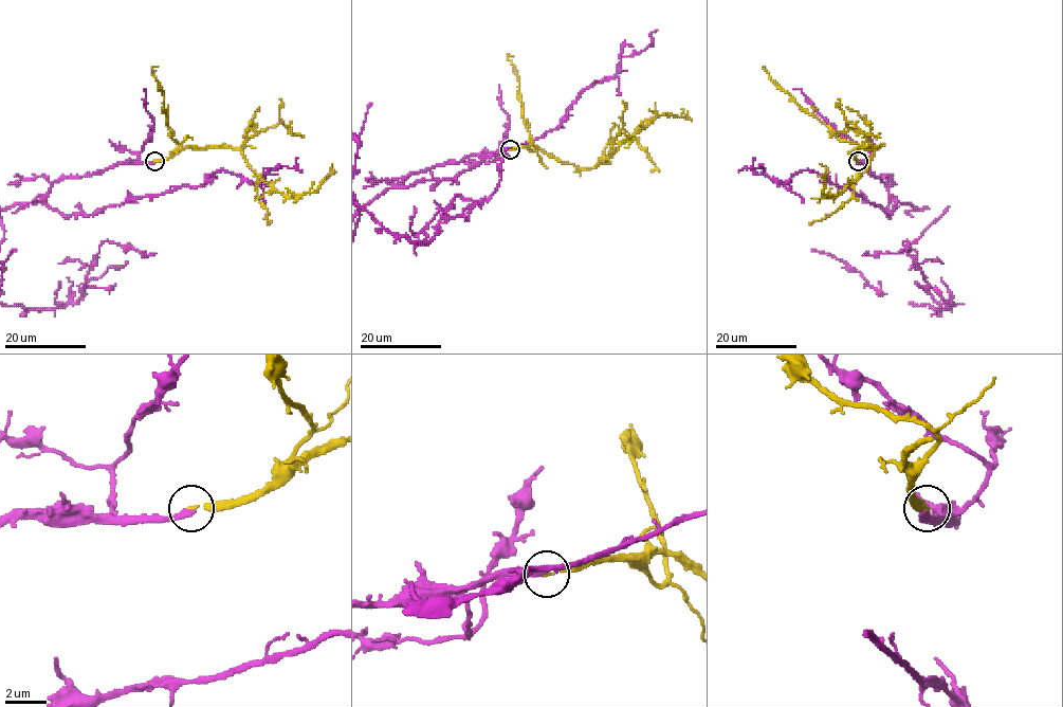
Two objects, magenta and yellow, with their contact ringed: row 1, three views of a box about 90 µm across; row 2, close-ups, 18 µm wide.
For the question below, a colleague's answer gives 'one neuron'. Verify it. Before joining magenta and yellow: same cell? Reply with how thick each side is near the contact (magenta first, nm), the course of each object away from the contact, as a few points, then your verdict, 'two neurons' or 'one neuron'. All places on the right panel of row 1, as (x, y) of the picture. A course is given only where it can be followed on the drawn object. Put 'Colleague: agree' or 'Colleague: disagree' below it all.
calibres 360 and 170 nm; course yellow (858, 161), (856, 149), (877, 147), (869, 166), (836, 197), (828, 197), (822, 192), (826, 168), (820, 164); one neuron
Colleague: agree

